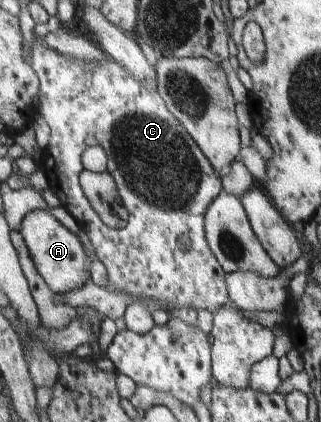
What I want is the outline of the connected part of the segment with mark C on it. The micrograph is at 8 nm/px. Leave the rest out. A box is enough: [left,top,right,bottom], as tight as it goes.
[23,37,230,314]

